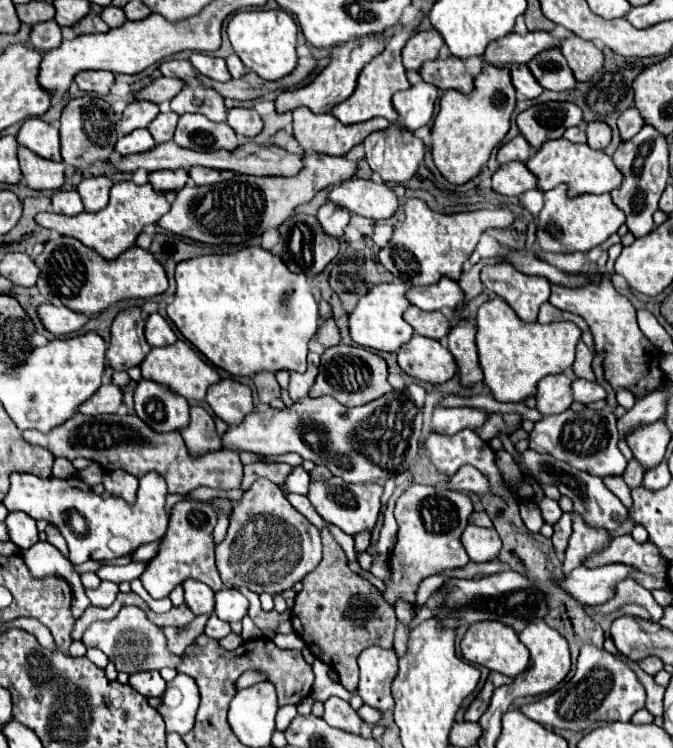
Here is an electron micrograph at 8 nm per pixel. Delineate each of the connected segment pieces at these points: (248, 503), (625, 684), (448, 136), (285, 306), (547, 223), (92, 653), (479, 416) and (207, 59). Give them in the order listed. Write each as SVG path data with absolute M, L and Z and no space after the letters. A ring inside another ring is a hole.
M259 478L253 482L251 490L247 490L241 496L241 500L235 504L231 512L231 524L229 524L227 536L223 542L215 546L215 562L225 588L245 586L255 594L267 592L271 596L279 596L281 592L293 588L295 582L303 580L321 562L319 530L289 504L289 500L285 498L279 486L275 486L267 478Z
M585 646L579 652L577 660L577 674L553 694L525 704L519 708L527 718L551 726L551 728L565 728L565 730L585 730L595 722L629 722L631 716L645 708L645 688L637 674L615 654L609 654L603 648Z
M487 64L475 78L471 94L447 90L439 104L441 108L431 128L433 162L445 180L451 184L465 184L481 172L491 156L491 150L509 132L511 114L515 110L515 88L509 80L509 70Z
M255 246L233 254L209 254L185 260L175 268L175 298L167 316L177 330L217 368L233 376L255 376L259 372L305 372L307 344L317 334L319 312L307 278L293 274L271 252Z
M561 184L545 192L543 210L537 216L537 242L543 252L589 252L591 248L603 244L611 234L615 234L623 222L625 214L619 208L613 208L609 194L583 194L579 198L569 198L565 194L565 184Z
M88 648L85 655L100 668L105 669L108 664L107 656L97 648Z
M435 408L431 418L431 430L437 434L457 434L465 428L479 428L487 420L485 412L475 408Z
M193 54L191 64L195 66L195 70L211 80L219 80L219 82L227 82L231 78L225 60L217 58L217 56L209 56L209 54Z

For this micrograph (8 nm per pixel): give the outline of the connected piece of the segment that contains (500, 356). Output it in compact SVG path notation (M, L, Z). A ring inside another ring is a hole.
M495 298L479 306L477 312L477 350L479 364L487 380L483 380L493 398L501 402L525 402L537 394L537 382L549 374L561 374L573 366L575 348L581 338L581 330L573 322L553 324L525 324L505 304Z

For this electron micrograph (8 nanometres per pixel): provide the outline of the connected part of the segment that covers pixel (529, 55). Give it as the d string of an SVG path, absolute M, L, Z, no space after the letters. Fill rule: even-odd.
M527 32L525 36L509 34L501 40L495 40L485 50L485 58L491 64L527 64L533 60L539 52L559 48L561 40L553 38L549 32Z

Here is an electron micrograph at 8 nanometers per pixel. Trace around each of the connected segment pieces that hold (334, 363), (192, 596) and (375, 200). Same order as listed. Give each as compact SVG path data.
M337 344L323 352L321 356L321 372L309 392L311 398L333 396L345 406L363 406L387 392L391 392L391 384L387 382L387 364L381 356L365 350L361 346L345 346Z
M185 580L183 582L183 592L185 592L185 604L189 610L199 616L199 614L211 614L213 612L213 596L215 592L197 580Z
M353 178L339 188L333 188L329 200L347 208L353 214L373 220L391 218L399 208L397 196L387 184L377 184L373 180L361 178Z

